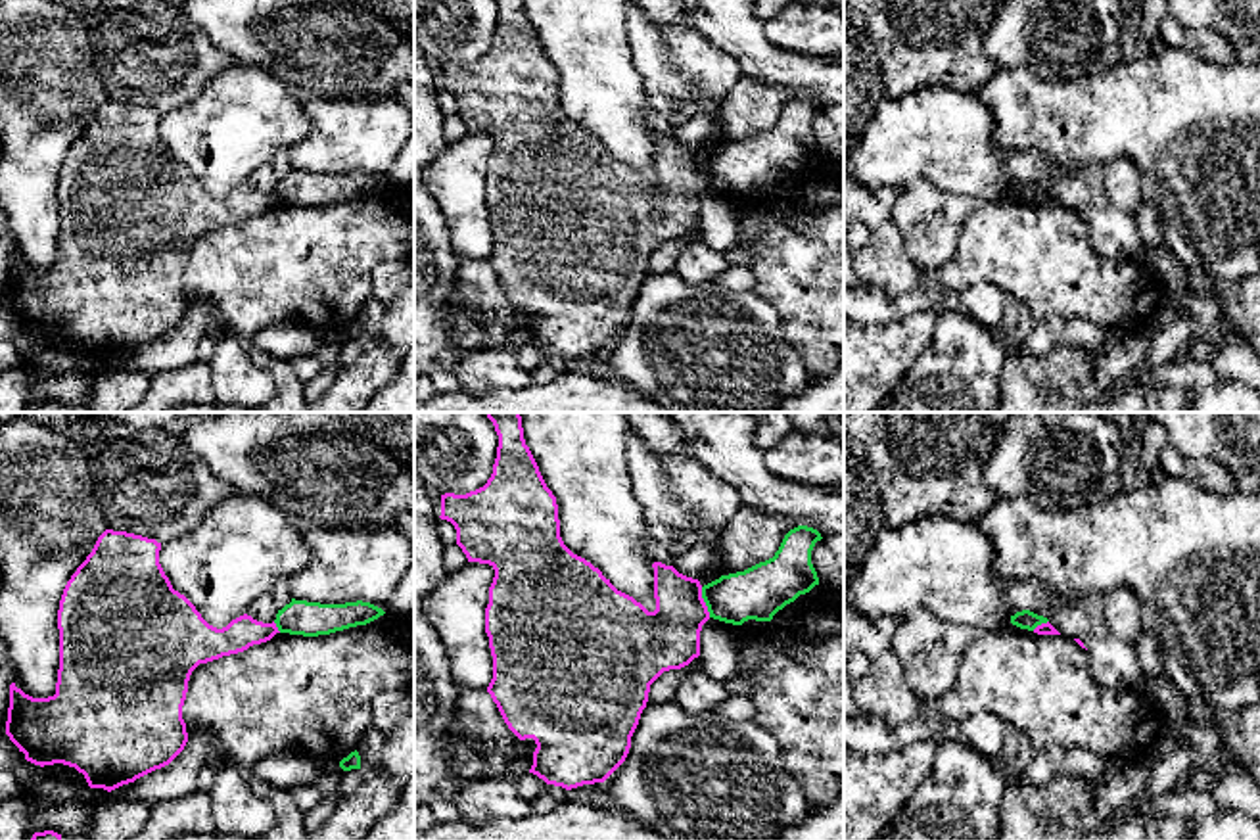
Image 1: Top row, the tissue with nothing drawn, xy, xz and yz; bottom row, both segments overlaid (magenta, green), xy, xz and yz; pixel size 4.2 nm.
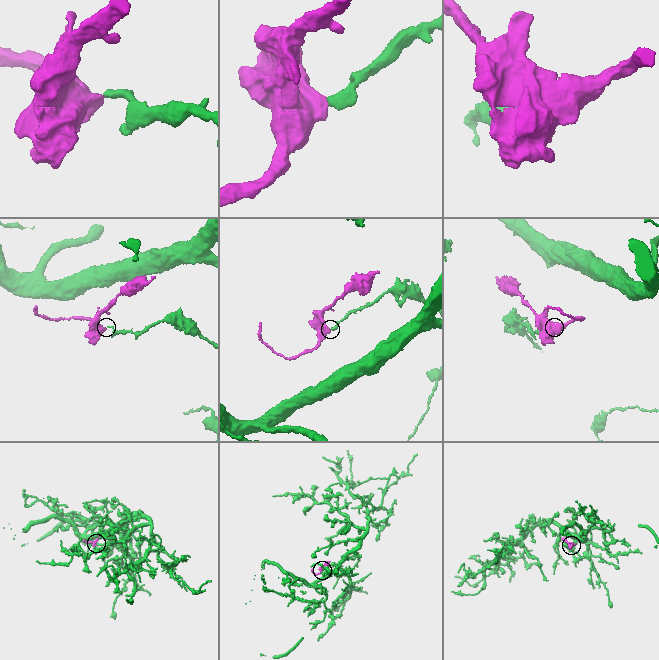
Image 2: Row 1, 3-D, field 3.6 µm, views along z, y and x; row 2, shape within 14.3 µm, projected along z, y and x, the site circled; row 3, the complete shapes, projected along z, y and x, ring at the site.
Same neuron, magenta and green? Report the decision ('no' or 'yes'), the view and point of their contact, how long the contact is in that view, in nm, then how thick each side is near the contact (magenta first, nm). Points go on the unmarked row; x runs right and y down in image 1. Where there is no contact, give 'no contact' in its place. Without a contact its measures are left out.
no | xz (704, 173) | 130 nm | 260/220 nm

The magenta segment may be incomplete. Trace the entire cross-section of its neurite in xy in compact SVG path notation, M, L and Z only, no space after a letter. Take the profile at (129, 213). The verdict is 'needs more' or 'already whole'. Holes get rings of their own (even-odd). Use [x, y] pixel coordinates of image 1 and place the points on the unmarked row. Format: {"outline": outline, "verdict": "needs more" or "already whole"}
{"outline": "M105 100L67 152L59 180L59 240L56 265L33 268L10 255L6 305L35 336L63 334L107 362L169 336L186 316L182 276L199 234L270 211L276 194L244 184L226 198L209 196L173 159L159 134L161 113Z", "verdict": "already whole"}

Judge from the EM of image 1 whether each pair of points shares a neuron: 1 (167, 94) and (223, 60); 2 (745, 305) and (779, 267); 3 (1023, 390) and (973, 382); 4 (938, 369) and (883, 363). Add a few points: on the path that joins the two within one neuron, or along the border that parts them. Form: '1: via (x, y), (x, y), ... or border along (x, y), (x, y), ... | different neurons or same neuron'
1: via (181, 81), (202, 60), (210, 60) | same neuron
2: border along (750, 290), (777, 313), (781, 330) | different neurons
3: border along (1005, 357), (1002, 392) | different neurons
4: border along (933, 326), (933, 338), (923, 353), (888, 392) | different neurons

